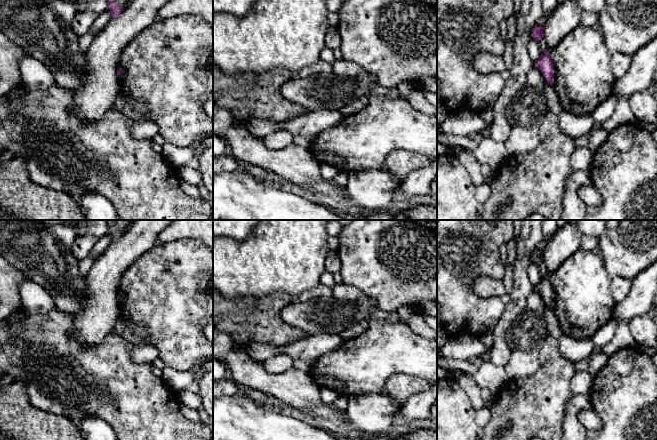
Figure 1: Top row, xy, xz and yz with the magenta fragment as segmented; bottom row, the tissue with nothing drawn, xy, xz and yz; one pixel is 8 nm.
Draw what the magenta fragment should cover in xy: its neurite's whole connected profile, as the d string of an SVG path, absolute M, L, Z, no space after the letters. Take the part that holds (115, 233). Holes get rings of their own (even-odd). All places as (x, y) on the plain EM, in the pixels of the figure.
M105 220L107 225L108 225L108 231L111 235L111 240L112 242L113 241L116 241L116 240L119 240L120 237L122 236L123 234L123 231L122 230L119 230L115 227L115 220Z

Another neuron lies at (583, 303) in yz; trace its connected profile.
M578 249L560 268L549 274L554 290L554 307L561 331L575 339L587 339L613 318L615 302L603 258L593 251Z

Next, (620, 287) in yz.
M622 277L611 278L610 291L615 304L624 301L630 293L631 281Z

